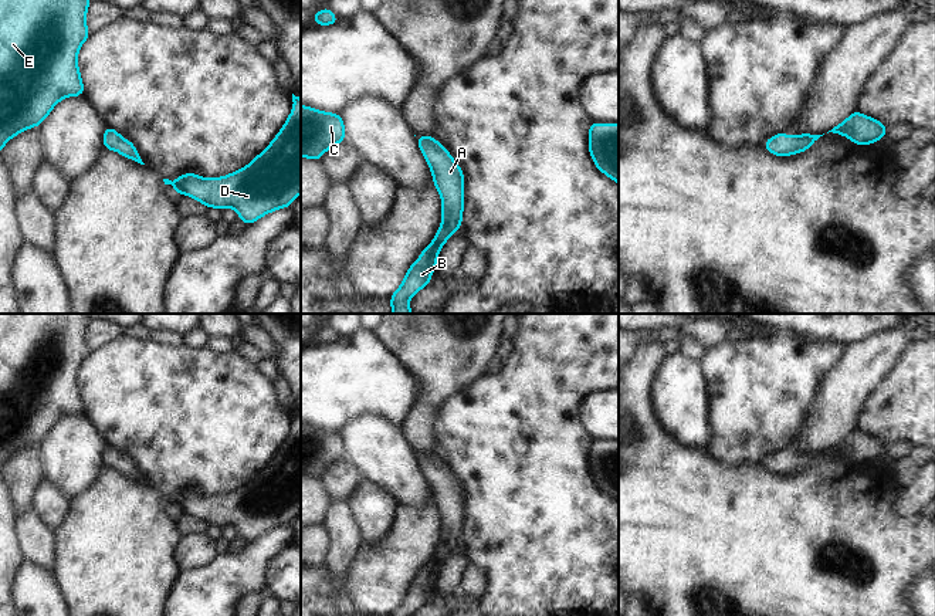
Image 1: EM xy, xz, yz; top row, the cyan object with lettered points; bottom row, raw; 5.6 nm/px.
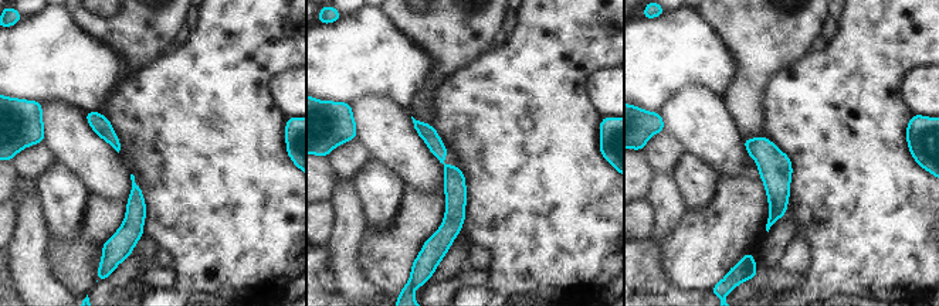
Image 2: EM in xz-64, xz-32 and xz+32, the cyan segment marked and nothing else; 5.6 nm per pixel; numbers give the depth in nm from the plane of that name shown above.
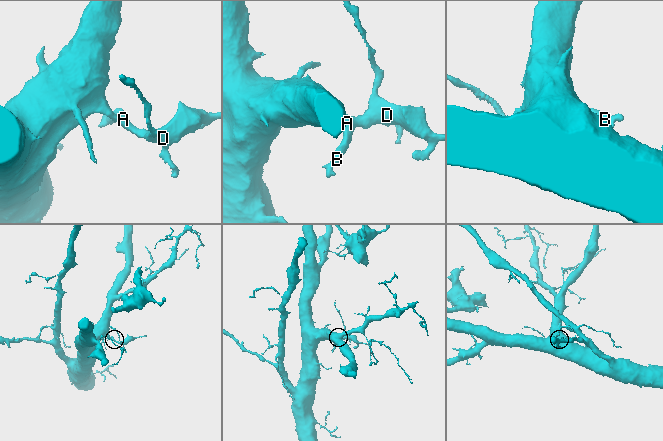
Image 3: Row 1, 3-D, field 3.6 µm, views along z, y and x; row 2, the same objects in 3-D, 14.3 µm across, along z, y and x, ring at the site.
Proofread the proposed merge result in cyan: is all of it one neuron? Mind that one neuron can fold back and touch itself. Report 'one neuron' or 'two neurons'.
one neuron

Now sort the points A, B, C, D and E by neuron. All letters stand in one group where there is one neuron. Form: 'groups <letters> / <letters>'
groups A B C D E

